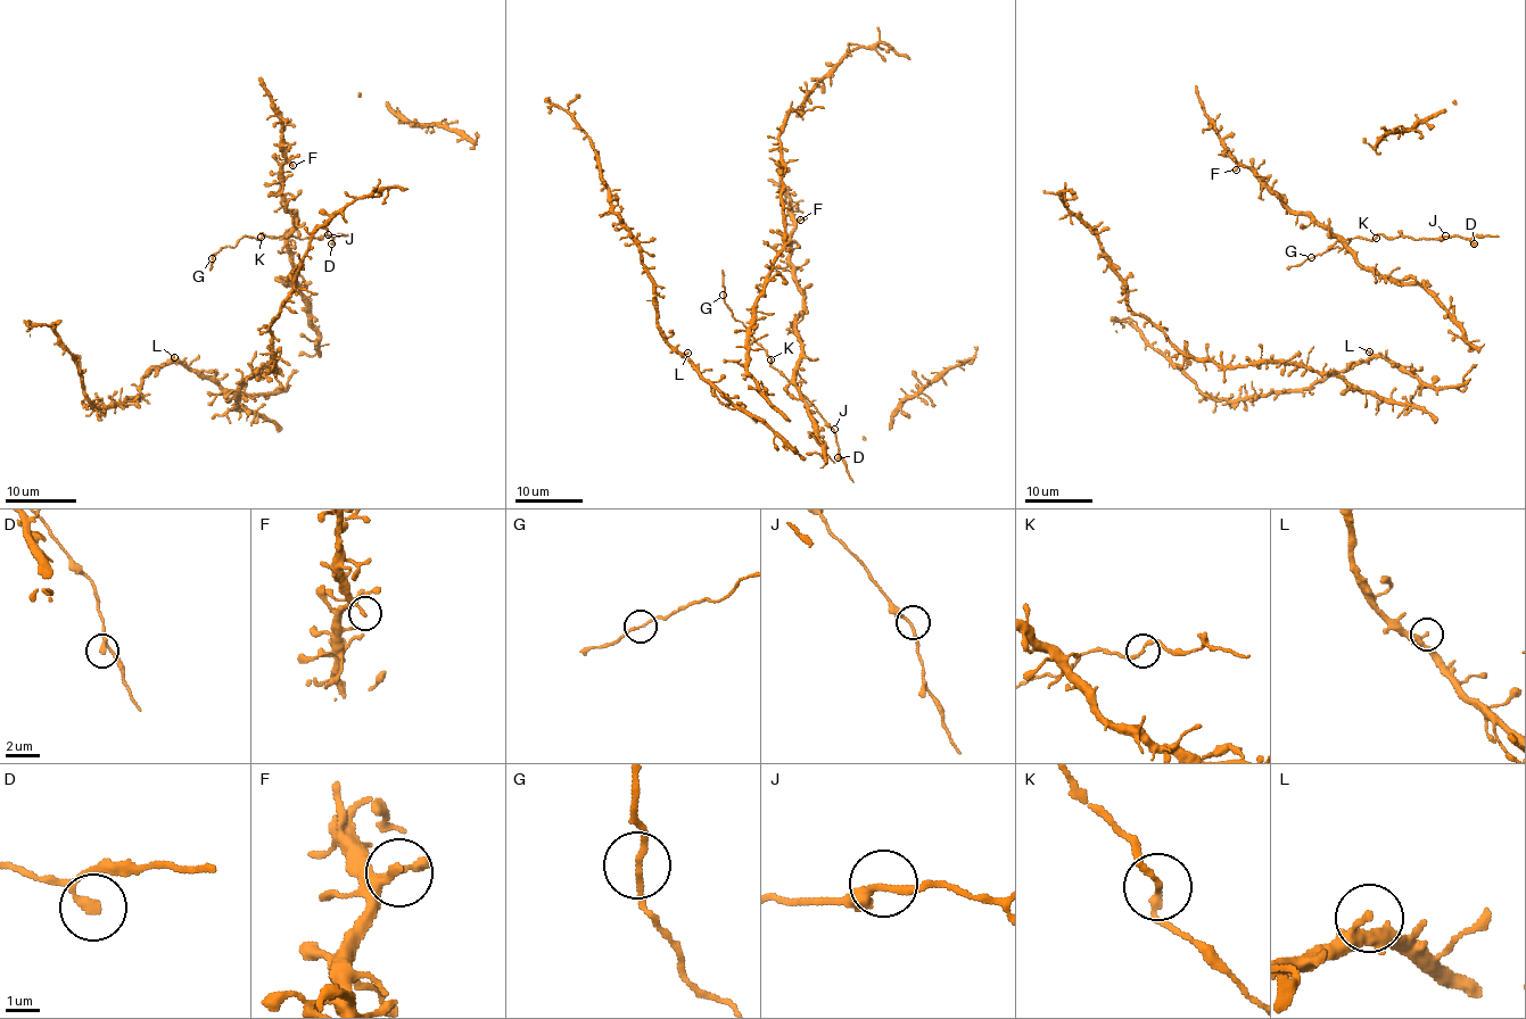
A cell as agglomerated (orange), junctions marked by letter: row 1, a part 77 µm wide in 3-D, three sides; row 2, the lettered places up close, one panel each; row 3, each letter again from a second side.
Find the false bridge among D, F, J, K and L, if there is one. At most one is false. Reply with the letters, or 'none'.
none

